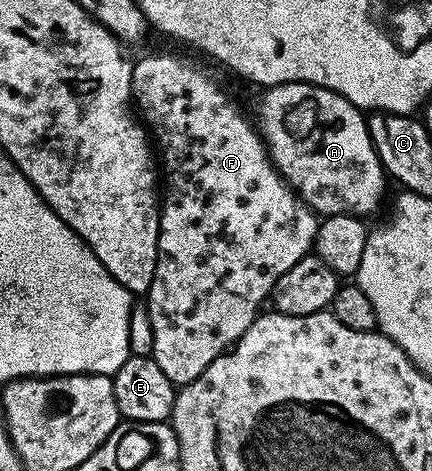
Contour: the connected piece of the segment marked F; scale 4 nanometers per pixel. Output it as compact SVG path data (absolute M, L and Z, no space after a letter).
M148 54L145 58L135 59L132 68L132 96L131 101L142 119L143 125L150 131L154 139L158 158L164 161L164 174L162 170L162 205L160 207L160 235L158 236L158 252L156 253L156 267L154 280L150 284L146 301L148 301L148 322L152 325L152 350L150 356L166 372L172 385L179 388L190 384L208 367L212 361L229 349L244 335L246 328L250 328L252 321L261 313L260 305L269 301L274 284L282 272L290 272L298 260L305 258L316 244L316 227L318 215L310 209L300 198L300 195L281 178L276 165L268 156L268 148L260 131L236 107L236 102L215 82L208 78L204 70L175 58L172 54Z

